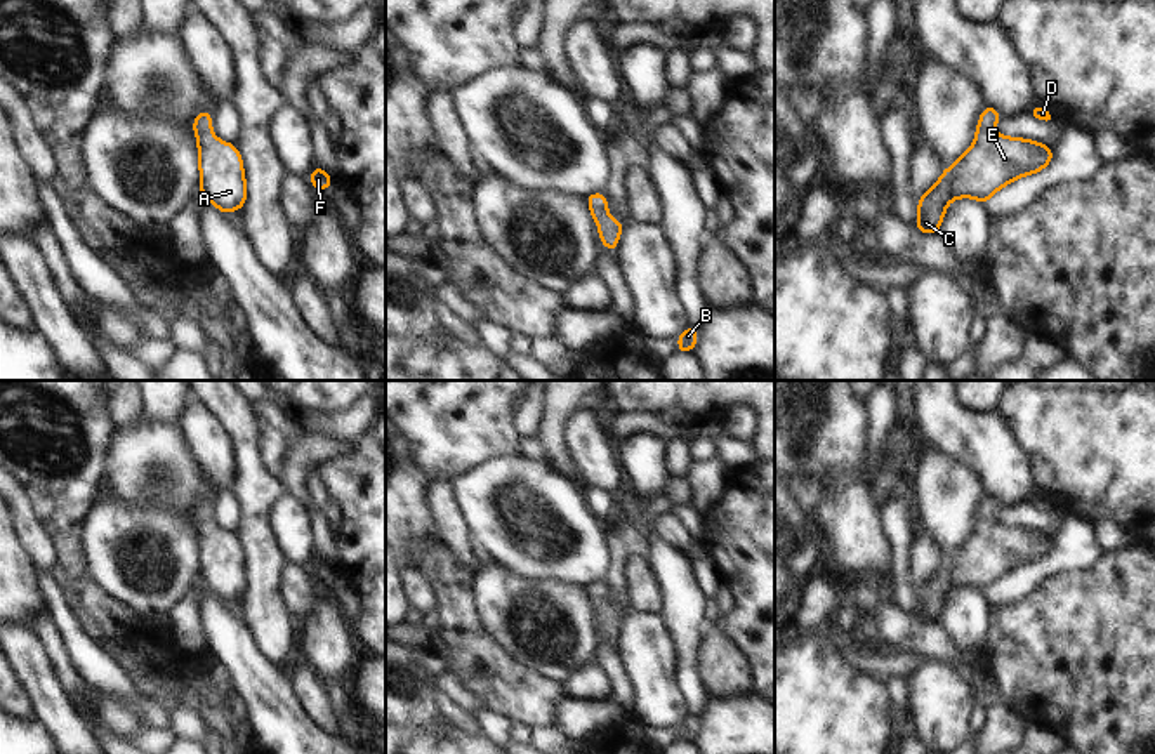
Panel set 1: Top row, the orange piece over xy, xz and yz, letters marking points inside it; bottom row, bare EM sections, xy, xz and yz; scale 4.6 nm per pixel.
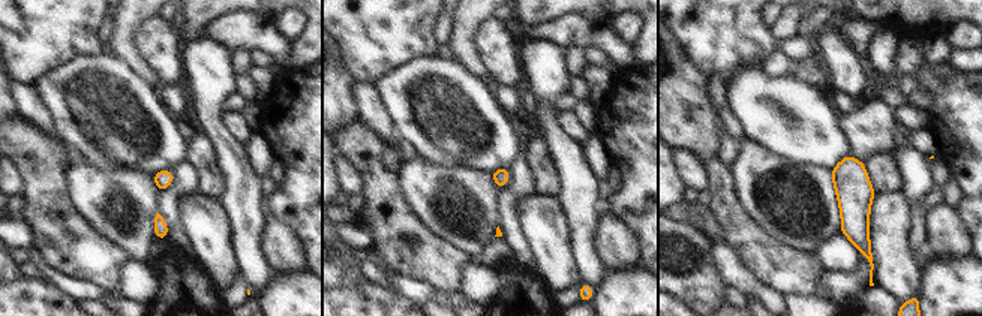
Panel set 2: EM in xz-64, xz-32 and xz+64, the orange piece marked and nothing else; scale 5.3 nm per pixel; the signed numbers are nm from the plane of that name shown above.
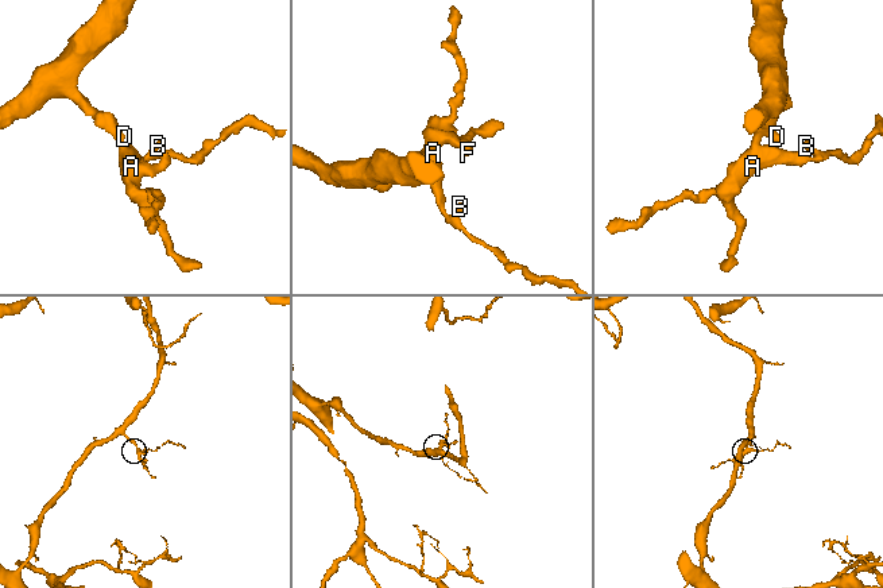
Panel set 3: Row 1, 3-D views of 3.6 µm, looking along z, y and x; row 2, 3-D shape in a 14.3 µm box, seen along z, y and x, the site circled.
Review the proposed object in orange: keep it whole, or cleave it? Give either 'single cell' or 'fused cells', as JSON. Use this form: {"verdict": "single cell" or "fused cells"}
{"verdict": "single cell"}

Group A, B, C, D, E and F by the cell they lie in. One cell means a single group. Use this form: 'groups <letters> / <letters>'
groups A B C D E F

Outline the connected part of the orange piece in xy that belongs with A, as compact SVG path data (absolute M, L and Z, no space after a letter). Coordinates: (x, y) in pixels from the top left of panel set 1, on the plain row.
M200 500L193 511L198 528L200 582L226 605L247 591L243 549L236 533L212 525L212 500Z

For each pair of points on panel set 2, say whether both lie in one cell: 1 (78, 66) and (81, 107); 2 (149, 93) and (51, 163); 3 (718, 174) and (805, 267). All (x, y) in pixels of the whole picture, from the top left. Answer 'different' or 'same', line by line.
1: same
2: different
3: same

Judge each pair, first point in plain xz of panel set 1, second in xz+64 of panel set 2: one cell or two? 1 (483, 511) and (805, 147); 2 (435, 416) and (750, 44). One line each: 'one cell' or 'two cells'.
1: one cell
2: one cell

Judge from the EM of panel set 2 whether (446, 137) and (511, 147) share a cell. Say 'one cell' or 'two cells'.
one cell

